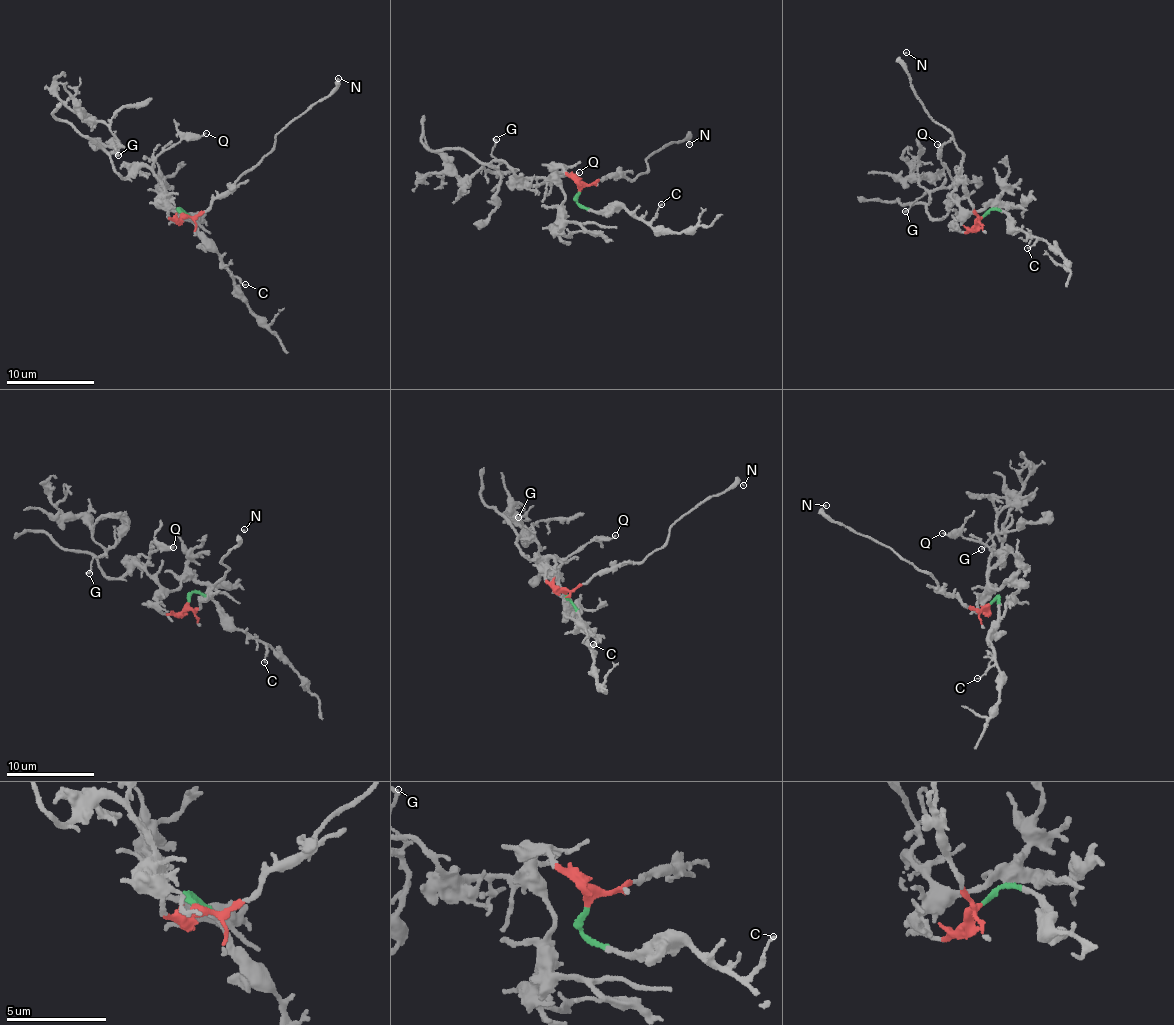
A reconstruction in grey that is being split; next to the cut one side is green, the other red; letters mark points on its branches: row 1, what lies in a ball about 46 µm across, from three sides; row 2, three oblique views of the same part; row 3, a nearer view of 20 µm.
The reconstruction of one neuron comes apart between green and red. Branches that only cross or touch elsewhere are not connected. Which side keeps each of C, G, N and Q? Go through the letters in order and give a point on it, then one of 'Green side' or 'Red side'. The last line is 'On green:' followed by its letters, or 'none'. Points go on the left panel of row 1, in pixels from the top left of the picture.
C: Place: (245, 284). Green side
G: Place: (118, 155). Red side
N: Place: (338, 78). Red side
Q: Place: (206, 133). Red side
On green: C

